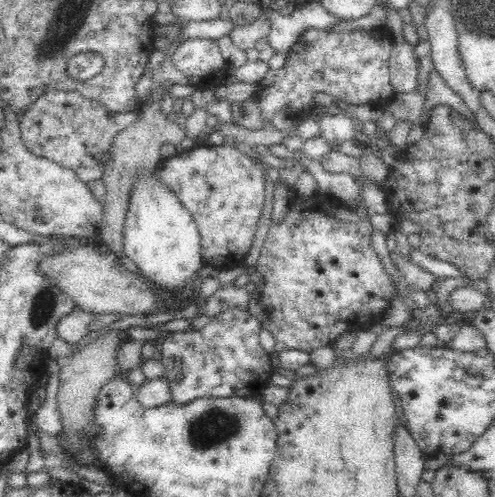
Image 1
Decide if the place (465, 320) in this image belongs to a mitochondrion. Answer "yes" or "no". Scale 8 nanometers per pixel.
no

